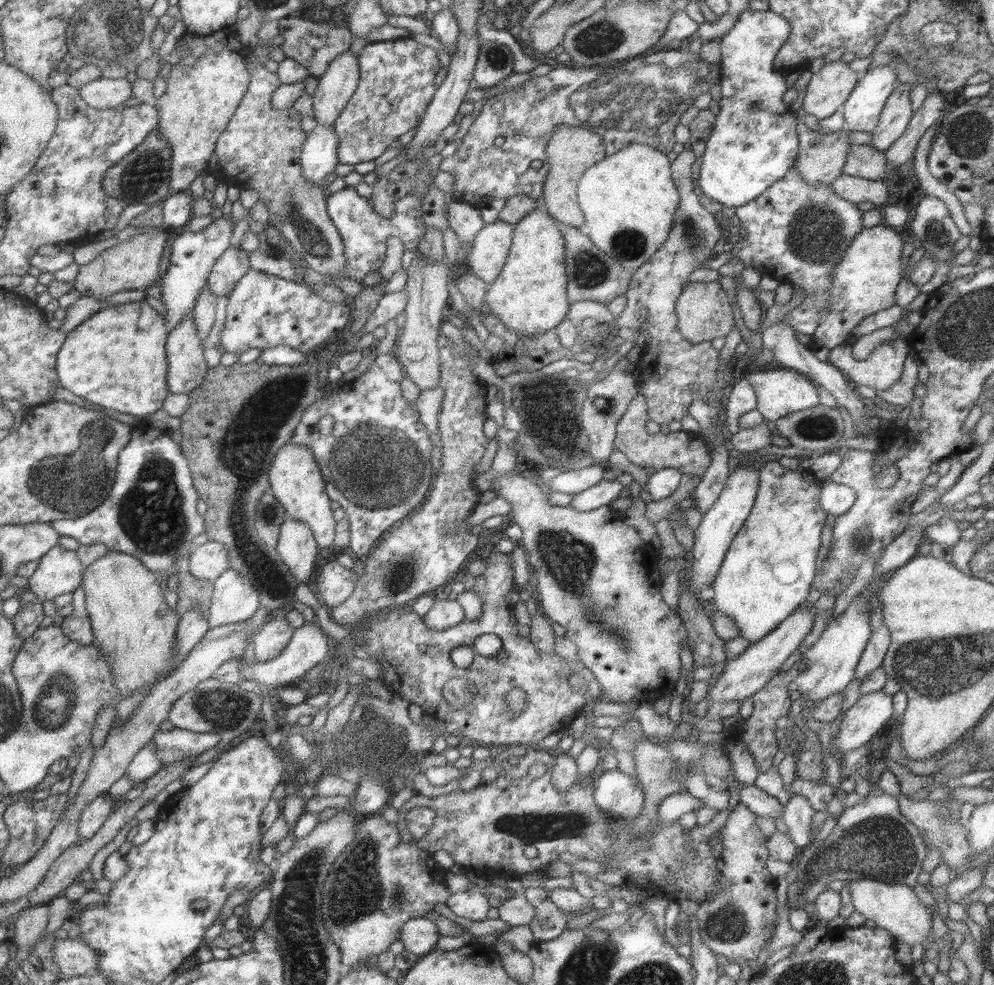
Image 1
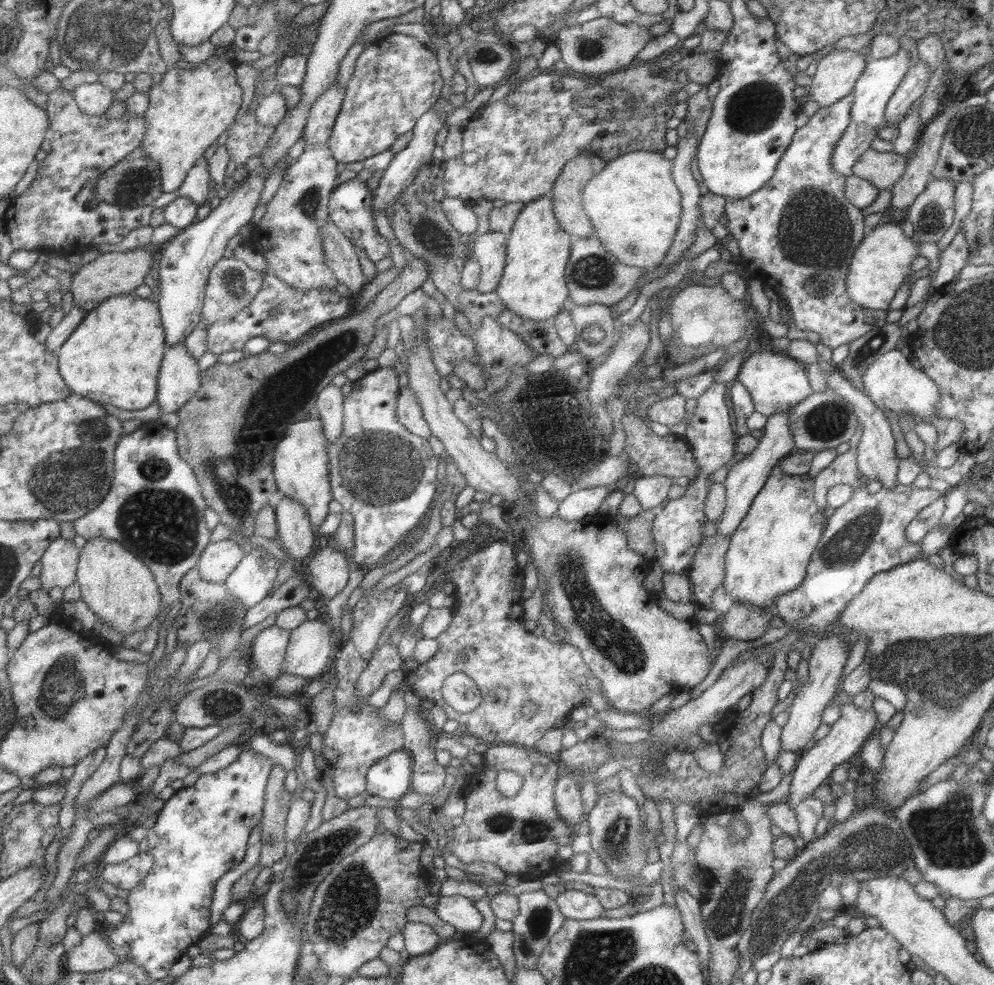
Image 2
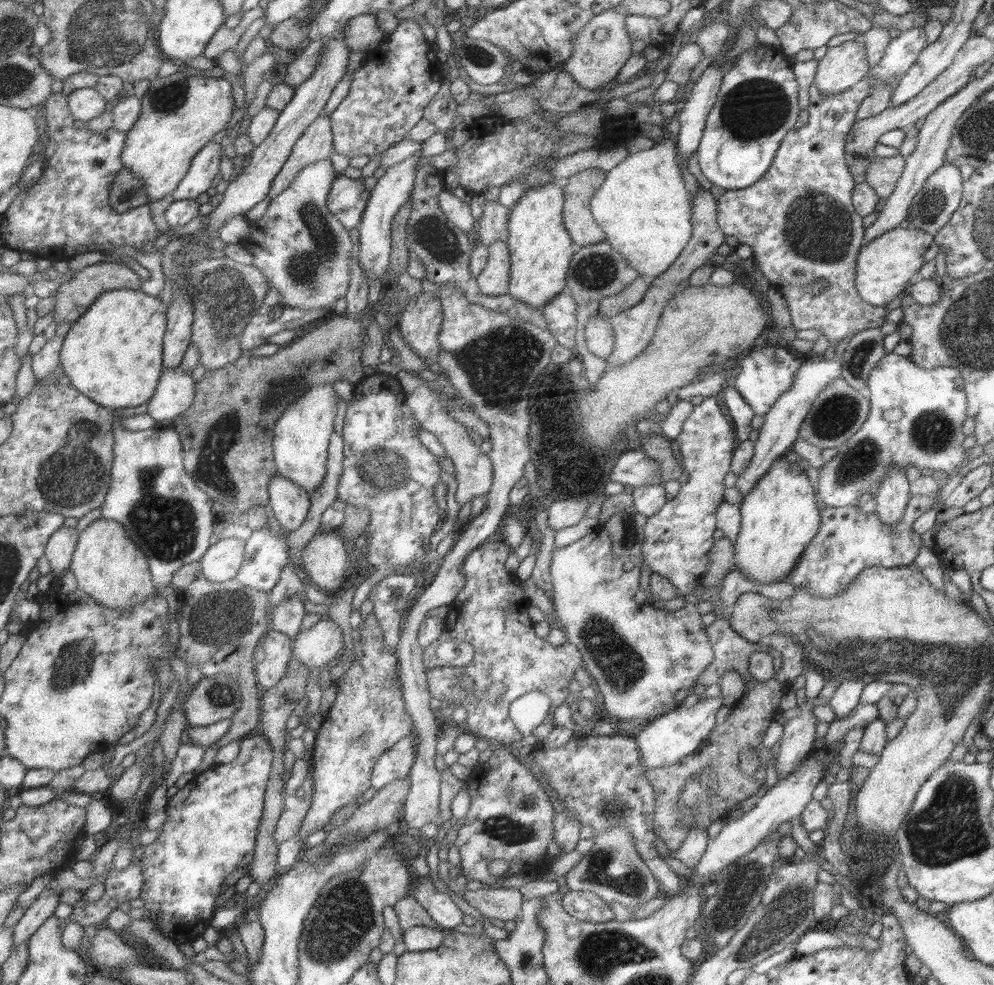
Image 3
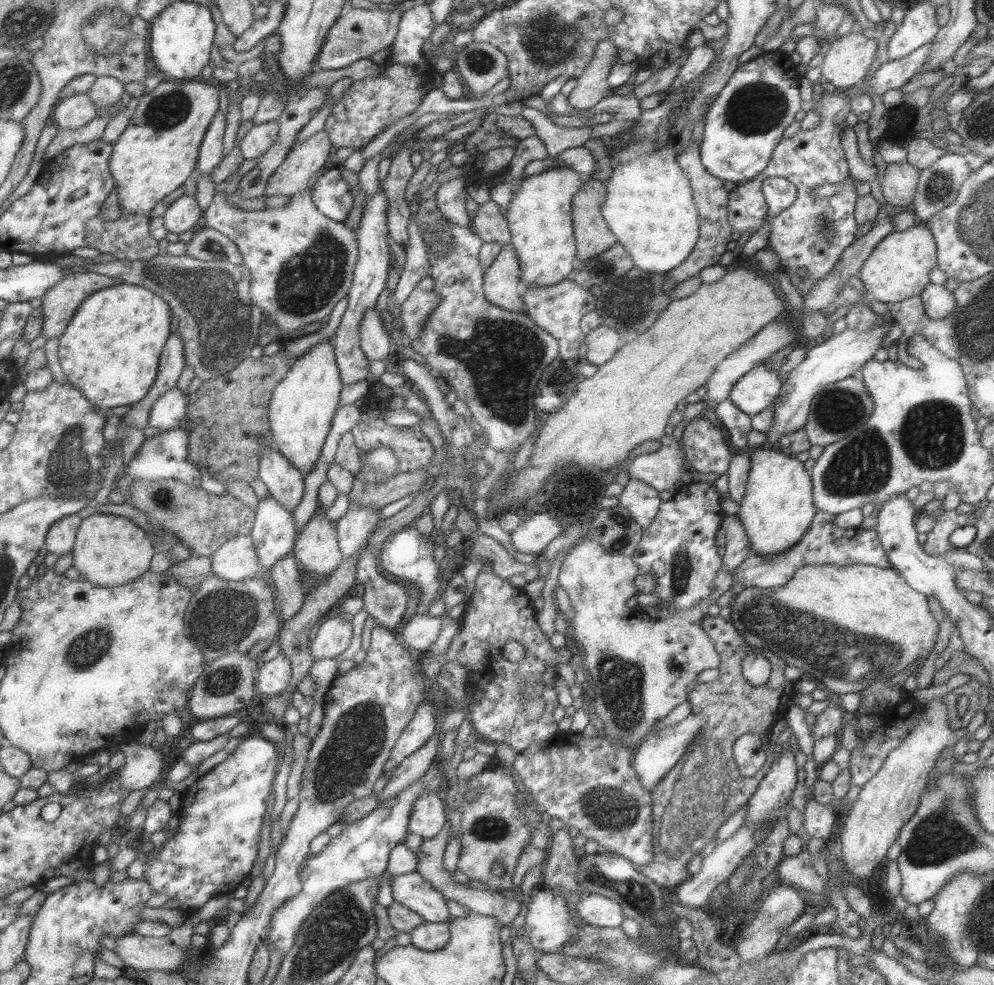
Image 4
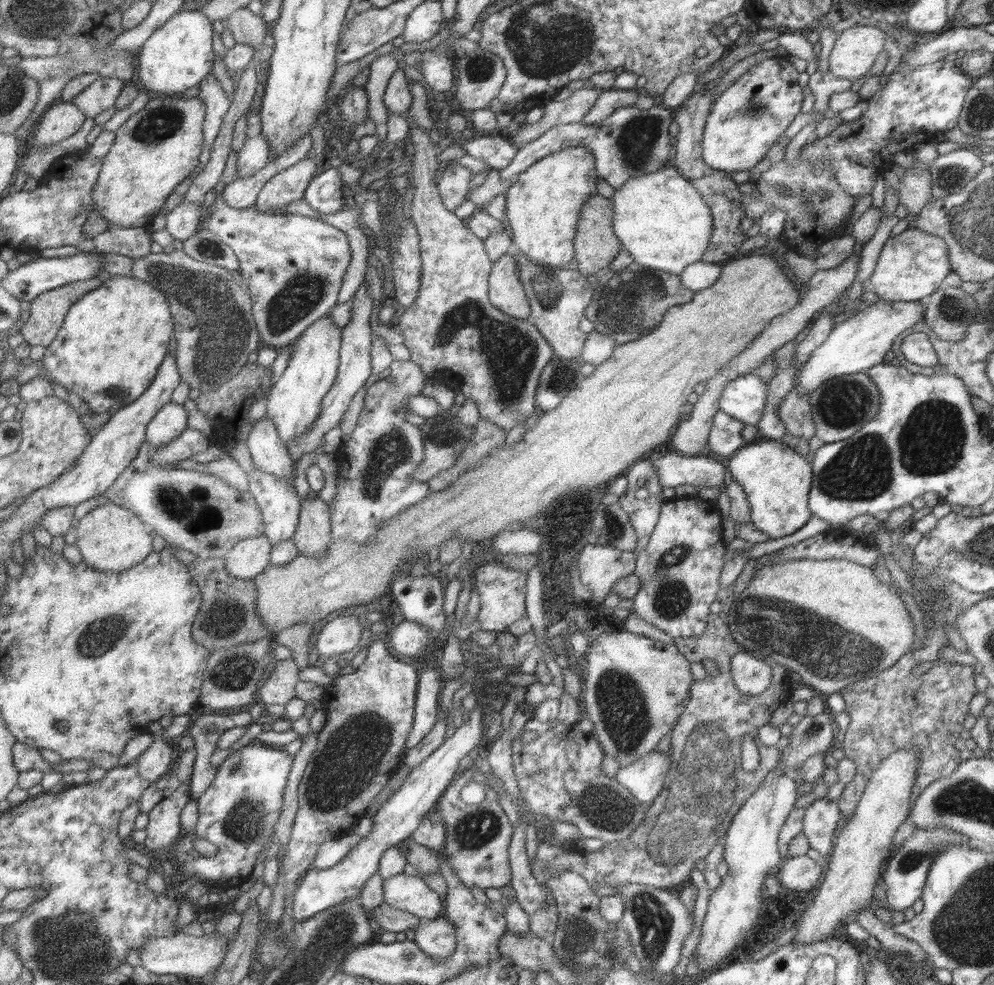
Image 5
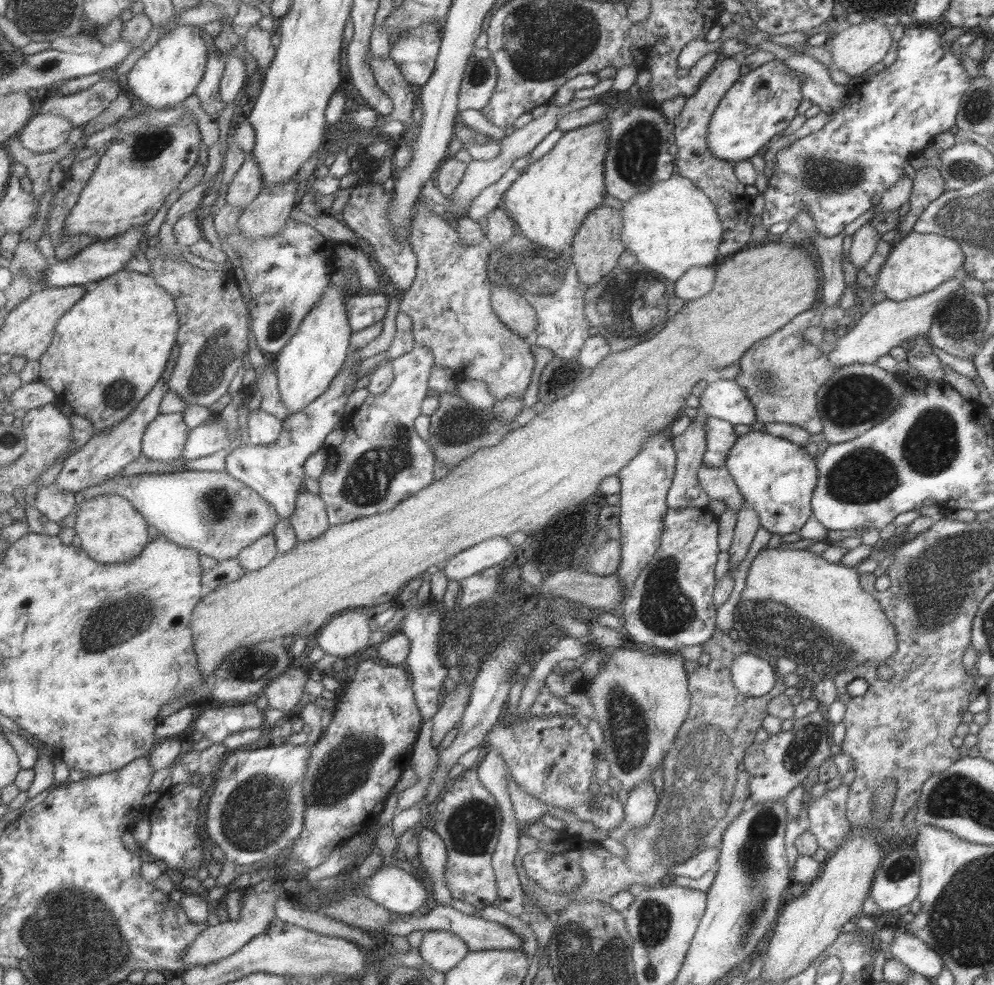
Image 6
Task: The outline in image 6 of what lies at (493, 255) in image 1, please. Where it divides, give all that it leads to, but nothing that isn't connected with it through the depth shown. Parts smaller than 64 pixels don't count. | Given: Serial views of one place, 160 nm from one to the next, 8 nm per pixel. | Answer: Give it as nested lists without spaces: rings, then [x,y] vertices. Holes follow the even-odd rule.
[[[493,284],[490,305],[495,316],[519,338],[529,338],[538,331],[535,309],[514,290]]]

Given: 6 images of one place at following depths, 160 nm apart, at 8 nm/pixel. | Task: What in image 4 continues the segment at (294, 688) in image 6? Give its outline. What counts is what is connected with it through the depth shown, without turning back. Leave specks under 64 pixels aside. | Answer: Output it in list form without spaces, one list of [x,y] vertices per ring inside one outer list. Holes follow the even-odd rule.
[[[279,651],[274,659],[262,663],[257,676],[256,688],[265,696],[280,696],[292,681],[292,668],[285,653]]]

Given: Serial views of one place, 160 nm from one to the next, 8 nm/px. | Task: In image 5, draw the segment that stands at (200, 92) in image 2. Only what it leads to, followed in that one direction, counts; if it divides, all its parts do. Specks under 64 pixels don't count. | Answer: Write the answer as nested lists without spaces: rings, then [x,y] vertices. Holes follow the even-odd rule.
[[[179,94],[152,95],[143,109],[131,115],[117,129],[115,144],[110,153],[103,158],[104,165],[99,184],[92,193],[94,210],[98,210],[111,225],[124,226],[132,230],[136,227],[149,227],[173,192],[197,168],[206,144],[203,136],[206,114],[207,105],[198,97],[183,99]]]

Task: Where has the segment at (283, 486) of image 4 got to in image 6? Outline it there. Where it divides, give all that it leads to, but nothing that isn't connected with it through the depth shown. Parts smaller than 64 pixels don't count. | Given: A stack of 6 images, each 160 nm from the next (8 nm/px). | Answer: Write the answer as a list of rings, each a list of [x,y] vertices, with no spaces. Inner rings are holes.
[[[261,407],[249,410],[249,444],[255,446],[267,446],[281,438],[284,430],[282,418],[274,416]]]

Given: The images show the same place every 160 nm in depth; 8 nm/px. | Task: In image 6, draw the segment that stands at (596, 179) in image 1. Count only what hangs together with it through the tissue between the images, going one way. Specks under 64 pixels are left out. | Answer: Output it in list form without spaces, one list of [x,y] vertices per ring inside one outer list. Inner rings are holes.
[[[671,175],[667,180],[655,182],[647,192],[632,196],[623,204],[620,210],[620,239],[624,248],[635,255],[637,263],[660,274],[665,280],[676,281],[691,266],[714,265],[720,260],[717,252],[722,233],[719,215],[707,195],[698,190],[688,178]]]

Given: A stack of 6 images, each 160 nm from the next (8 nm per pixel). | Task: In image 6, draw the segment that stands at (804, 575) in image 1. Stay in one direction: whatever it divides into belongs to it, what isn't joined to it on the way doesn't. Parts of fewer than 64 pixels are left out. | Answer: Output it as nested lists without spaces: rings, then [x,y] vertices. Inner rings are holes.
[[[754,426],[747,434],[738,436],[735,440],[735,444],[731,446],[731,450],[727,454],[724,468],[737,485],[744,502],[749,503],[757,513],[760,527],[771,534],[782,536],[790,533],[797,534],[811,516],[810,500],[817,480],[817,468],[814,460],[807,454],[803,446],[765,433],[759,426]]]

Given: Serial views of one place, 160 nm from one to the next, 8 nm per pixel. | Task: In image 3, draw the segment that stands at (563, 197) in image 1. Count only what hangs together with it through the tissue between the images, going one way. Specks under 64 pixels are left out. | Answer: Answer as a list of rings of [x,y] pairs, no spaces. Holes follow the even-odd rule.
[[[586,168],[570,176],[567,185],[562,188],[563,226],[577,248],[595,244],[605,238],[605,233],[589,210],[591,197],[601,187],[605,175],[606,171],[600,168]]]

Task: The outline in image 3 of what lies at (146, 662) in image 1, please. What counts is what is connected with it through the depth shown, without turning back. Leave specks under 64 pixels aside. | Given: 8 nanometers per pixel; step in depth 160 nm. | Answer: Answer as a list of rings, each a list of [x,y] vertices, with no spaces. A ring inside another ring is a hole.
[[[117,520],[93,521],[81,534],[69,570],[75,573],[79,586],[105,606],[121,611],[149,600],[155,594],[148,554],[135,542],[125,526]]]

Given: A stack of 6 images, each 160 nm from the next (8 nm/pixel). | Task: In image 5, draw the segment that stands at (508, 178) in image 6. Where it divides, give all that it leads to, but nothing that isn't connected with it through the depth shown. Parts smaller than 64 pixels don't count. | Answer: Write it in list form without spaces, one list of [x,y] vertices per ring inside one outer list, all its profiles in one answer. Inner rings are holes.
[[[659,103],[647,110],[639,110],[629,105],[616,108],[605,120],[597,124],[579,122],[552,126],[539,138],[517,149],[511,162],[505,168],[498,169],[501,180],[514,180],[530,164],[546,154],[569,145],[585,145],[594,156],[596,176],[604,178],[605,183],[614,190],[619,189],[629,178],[645,176],[669,162],[671,147],[667,126],[672,120],[672,113],[669,108],[663,108]]]

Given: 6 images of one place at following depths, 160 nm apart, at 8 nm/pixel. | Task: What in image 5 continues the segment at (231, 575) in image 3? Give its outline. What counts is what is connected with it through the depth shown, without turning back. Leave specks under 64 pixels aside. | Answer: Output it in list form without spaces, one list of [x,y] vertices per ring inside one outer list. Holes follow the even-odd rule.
[[[267,536],[249,538],[226,556],[226,568],[233,576],[254,579],[272,564],[273,544]]]

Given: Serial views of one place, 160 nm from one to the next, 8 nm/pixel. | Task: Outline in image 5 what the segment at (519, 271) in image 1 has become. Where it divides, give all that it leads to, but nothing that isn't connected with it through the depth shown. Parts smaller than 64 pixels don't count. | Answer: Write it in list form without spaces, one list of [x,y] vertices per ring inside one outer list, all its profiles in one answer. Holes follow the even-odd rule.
[[[569,145],[561,150],[546,154],[530,164],[504,195],[503,219],[509,223],[512,248],[522,252],[530,261],[546,267],[565,267],[574,258],[573,238],[576,233],[579,213],[586,200],[595,192],[596,168],[594,156],[585,145]]]

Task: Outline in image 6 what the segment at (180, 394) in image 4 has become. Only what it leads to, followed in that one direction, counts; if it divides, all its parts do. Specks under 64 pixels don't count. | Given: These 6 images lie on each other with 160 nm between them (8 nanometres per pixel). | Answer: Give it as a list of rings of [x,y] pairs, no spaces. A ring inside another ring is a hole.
[[[182,413],[160,415],[144,436],[143,455],[153,461],[179,461],[184,458],[187,441],[189,426]]]

